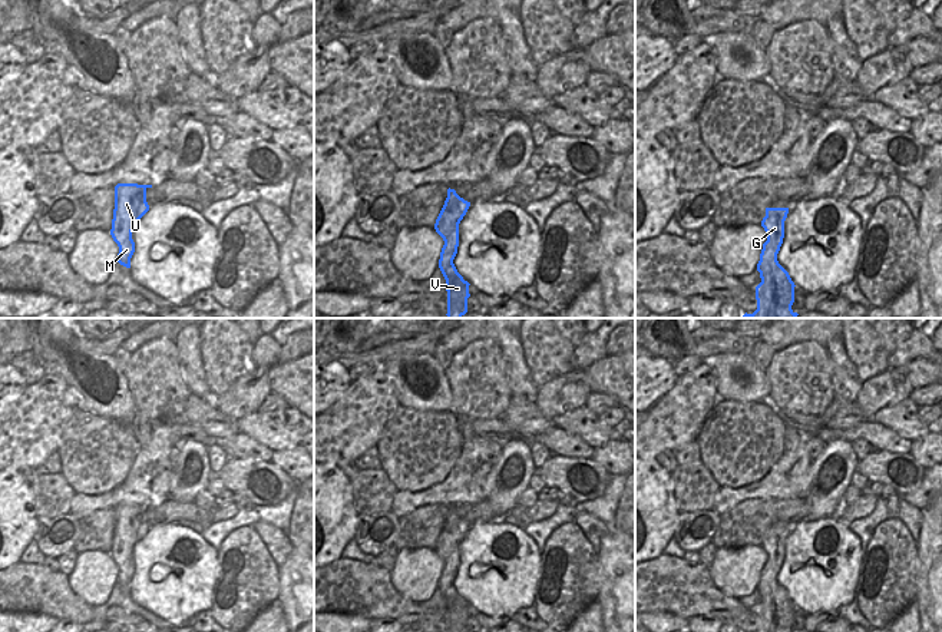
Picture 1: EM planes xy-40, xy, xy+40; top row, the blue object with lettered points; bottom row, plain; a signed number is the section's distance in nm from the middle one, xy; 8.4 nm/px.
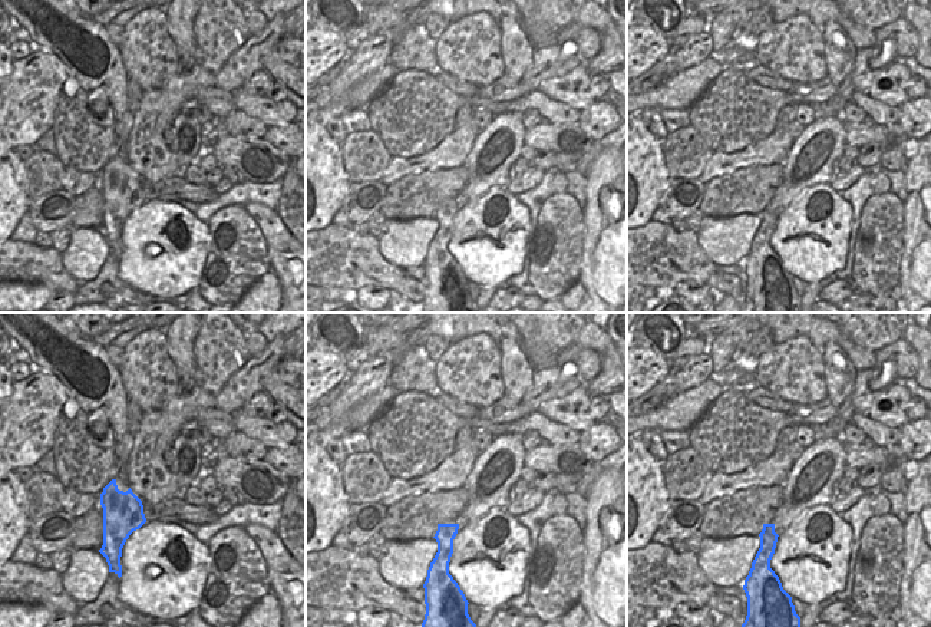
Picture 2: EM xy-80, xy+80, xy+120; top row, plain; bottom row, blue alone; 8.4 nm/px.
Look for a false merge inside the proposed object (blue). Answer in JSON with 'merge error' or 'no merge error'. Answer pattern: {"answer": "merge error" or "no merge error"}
{"answer": "no merge error"}

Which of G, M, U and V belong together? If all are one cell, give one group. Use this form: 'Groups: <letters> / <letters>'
Groups: G M U V.

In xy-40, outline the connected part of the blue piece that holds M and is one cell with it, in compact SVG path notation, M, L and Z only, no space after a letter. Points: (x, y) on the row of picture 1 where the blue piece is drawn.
M118 183L115 186L115 209L110 235L119 246L118 262L130 268L135 252L132 231L135 224L149 211L146 189L152 185Z

